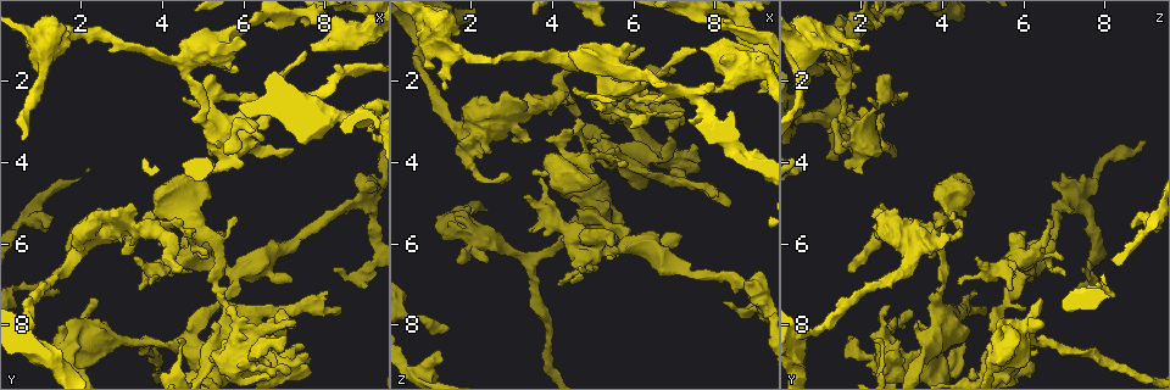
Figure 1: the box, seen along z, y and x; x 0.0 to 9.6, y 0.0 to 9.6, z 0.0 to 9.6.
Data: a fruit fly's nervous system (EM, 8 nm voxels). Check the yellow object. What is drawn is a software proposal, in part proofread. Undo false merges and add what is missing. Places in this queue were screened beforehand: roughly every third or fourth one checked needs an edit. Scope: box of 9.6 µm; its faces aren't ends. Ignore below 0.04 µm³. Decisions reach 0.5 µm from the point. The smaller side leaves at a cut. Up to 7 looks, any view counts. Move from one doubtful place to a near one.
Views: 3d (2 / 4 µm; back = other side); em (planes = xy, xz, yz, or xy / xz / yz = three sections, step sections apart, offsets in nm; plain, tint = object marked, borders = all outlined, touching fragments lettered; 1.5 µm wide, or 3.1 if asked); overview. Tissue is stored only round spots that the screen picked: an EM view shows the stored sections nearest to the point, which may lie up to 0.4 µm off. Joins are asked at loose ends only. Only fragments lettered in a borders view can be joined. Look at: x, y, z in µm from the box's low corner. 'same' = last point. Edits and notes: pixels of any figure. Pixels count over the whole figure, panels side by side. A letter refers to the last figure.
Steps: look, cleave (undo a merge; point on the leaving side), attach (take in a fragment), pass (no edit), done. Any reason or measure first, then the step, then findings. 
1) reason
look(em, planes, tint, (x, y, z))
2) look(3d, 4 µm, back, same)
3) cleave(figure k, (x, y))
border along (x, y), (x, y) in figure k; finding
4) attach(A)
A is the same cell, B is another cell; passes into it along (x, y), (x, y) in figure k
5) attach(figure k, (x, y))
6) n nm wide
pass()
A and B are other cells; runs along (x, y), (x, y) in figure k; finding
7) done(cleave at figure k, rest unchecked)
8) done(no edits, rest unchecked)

look(em, planes, borders, (5.85, 6.75, 6.05))

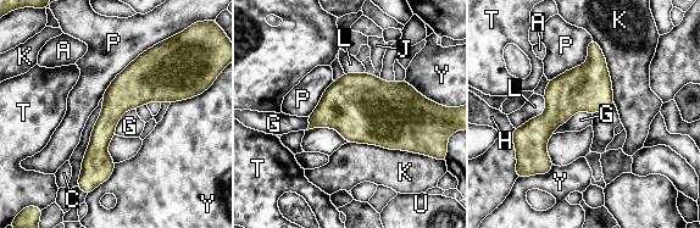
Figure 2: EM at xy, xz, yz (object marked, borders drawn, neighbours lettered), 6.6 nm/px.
pass()
A, C, G, H, J, K, L, P, T, U and Y are other cells; border along (592, 114), (576, 111), (553, 133) in figure 2; one neuron here

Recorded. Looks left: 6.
look(em, yz, step 8, tint, (8.95, 7.15, 7.35))

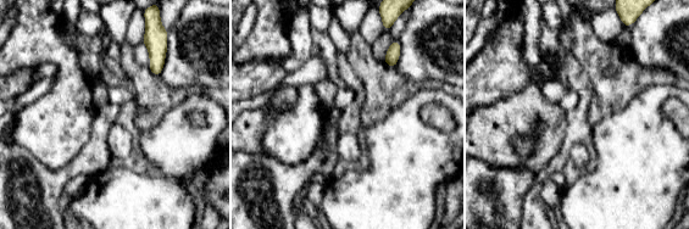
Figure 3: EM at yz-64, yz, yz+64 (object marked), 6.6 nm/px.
another direction
look(em, planes, borders, same)

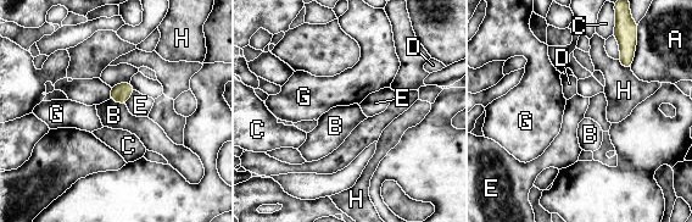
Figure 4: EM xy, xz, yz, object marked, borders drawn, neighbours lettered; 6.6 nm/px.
pass()
A, B, C, D, E, G and H are other cells; border along (110, 98), (124, 105) in figure 4; no lettered fragment goes on from it

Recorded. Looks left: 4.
branch stops here
look(3d, 4 µm, back, (3.35, 6.35, 4.85))

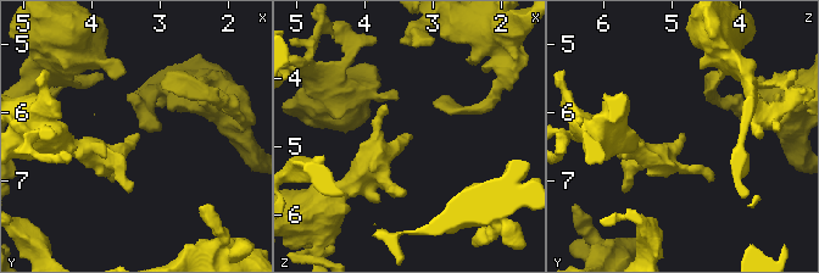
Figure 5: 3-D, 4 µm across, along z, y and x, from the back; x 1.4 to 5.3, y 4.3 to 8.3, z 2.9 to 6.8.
look(em, planes, tint, (3.30, 6.30, 4.80))

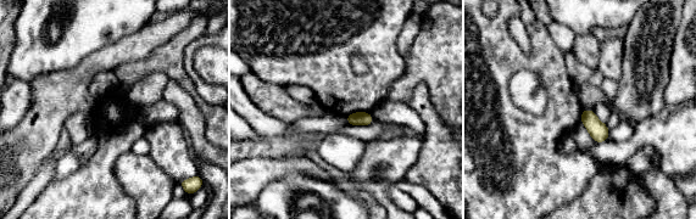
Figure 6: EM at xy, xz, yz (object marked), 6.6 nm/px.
see the neighbours
look(em, planes, borders, same)

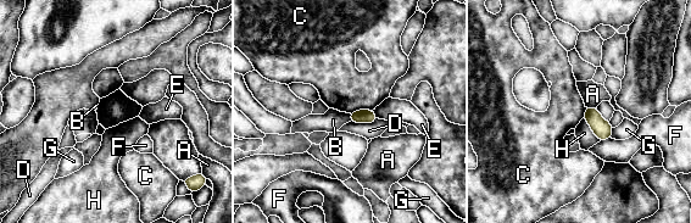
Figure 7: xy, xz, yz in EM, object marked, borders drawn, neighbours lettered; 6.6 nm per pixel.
pass()
A, B, C, D, E, F, G and H are other cells; border along (372, 109), (360, 109), (350, 113) in figure 7; none of them fits

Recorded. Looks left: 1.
done(no edits, rest unchecked)

